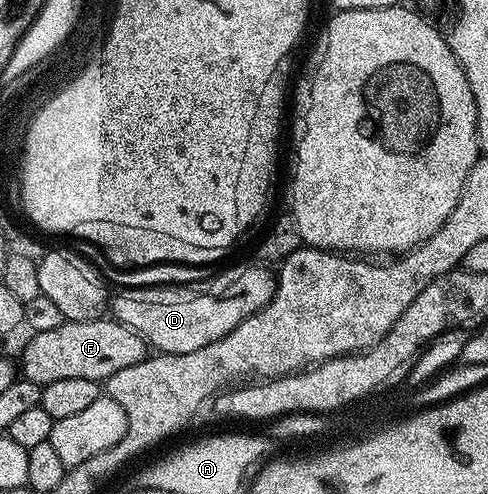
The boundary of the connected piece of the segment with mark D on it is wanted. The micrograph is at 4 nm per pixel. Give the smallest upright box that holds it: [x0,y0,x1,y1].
[111,264,277,355]

